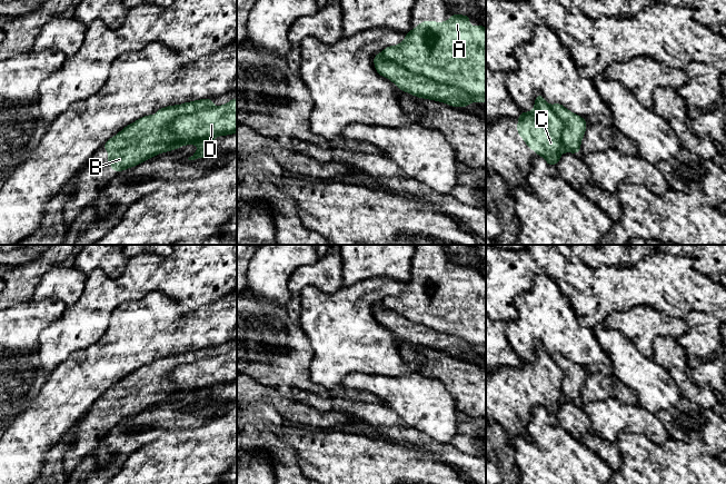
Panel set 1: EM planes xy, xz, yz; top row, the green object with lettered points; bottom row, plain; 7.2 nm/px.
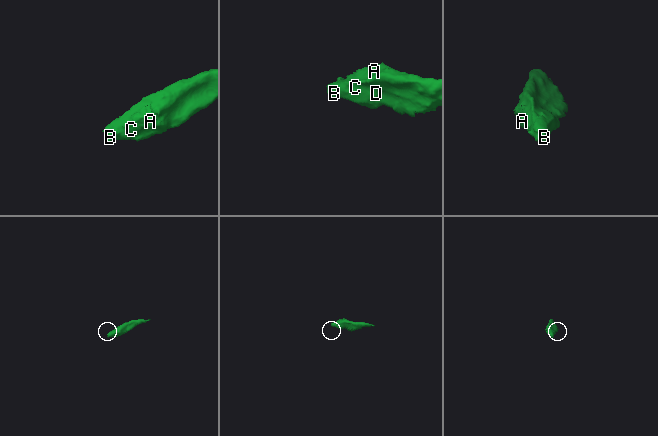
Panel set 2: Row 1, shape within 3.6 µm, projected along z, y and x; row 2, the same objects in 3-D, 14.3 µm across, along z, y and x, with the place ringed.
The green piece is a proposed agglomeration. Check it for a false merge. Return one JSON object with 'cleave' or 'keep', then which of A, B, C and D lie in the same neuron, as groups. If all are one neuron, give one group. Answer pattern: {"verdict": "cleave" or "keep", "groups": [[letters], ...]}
{"verdict": "cleave", "groups": [["A", "C", "D"], ["B"]]}

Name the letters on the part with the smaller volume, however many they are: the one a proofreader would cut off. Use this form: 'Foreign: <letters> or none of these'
Foreign: B

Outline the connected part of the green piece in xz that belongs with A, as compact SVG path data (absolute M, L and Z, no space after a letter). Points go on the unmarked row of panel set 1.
M452 264L446 271L422 270L406 283L406 288L400 294L384 298L381 305L414 323L460 337L475 350L484 352L486 350L486 277L470 276L469 267L470 265Z

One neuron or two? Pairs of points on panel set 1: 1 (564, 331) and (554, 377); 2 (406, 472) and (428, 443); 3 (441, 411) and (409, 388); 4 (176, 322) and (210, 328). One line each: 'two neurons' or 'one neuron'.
1: two neurons
2: two neurons
3: one neuron
4: one neuron

